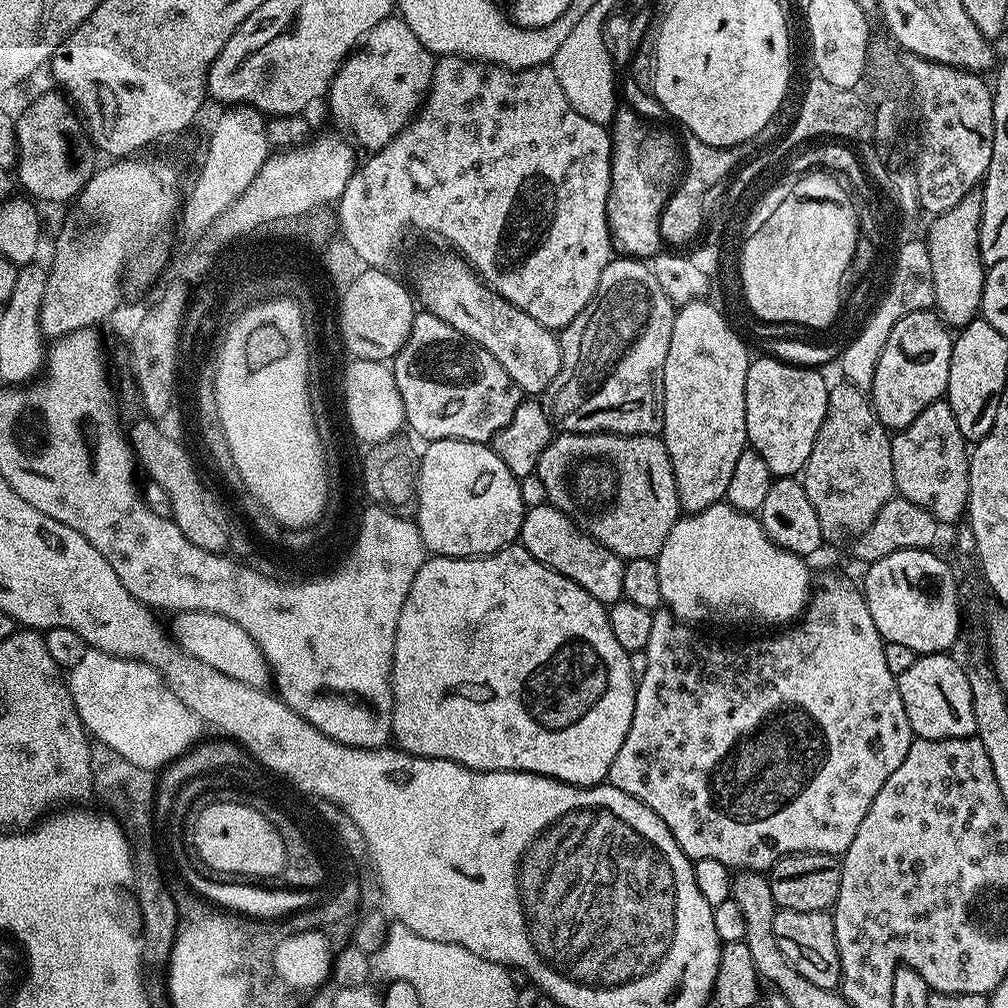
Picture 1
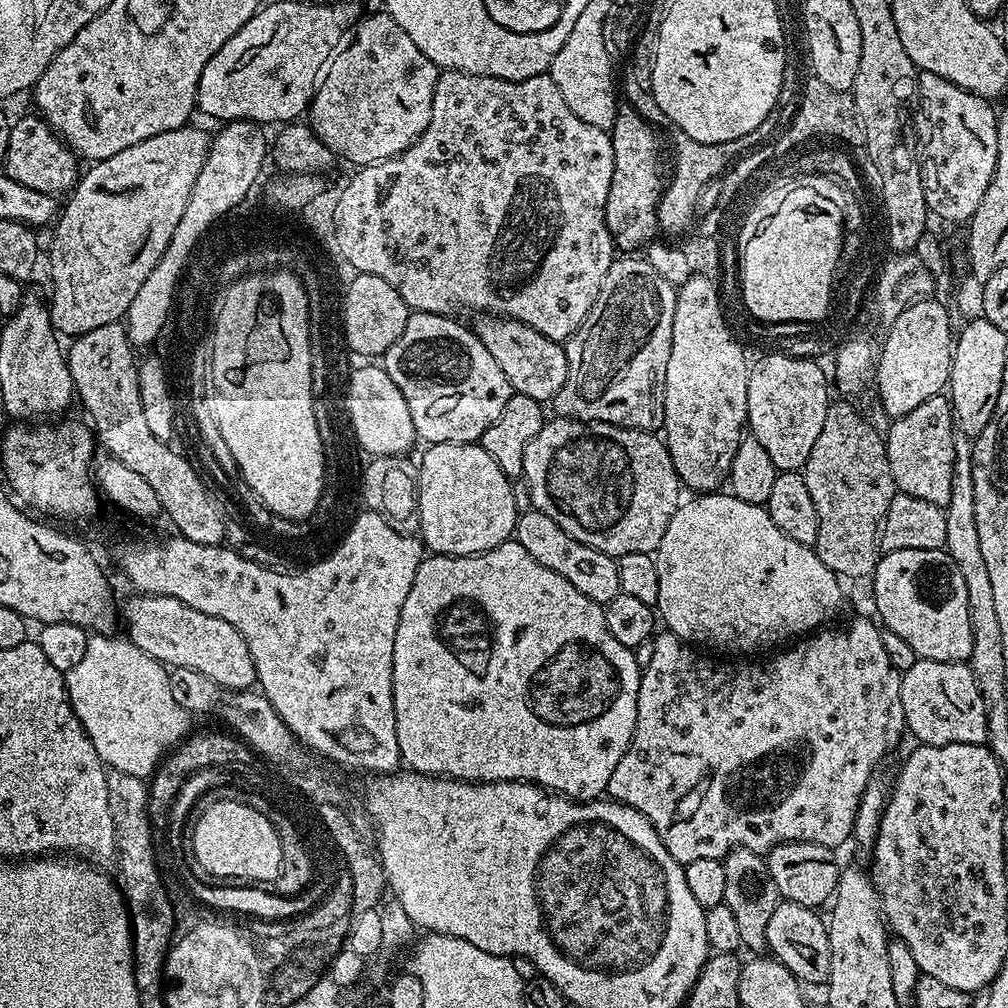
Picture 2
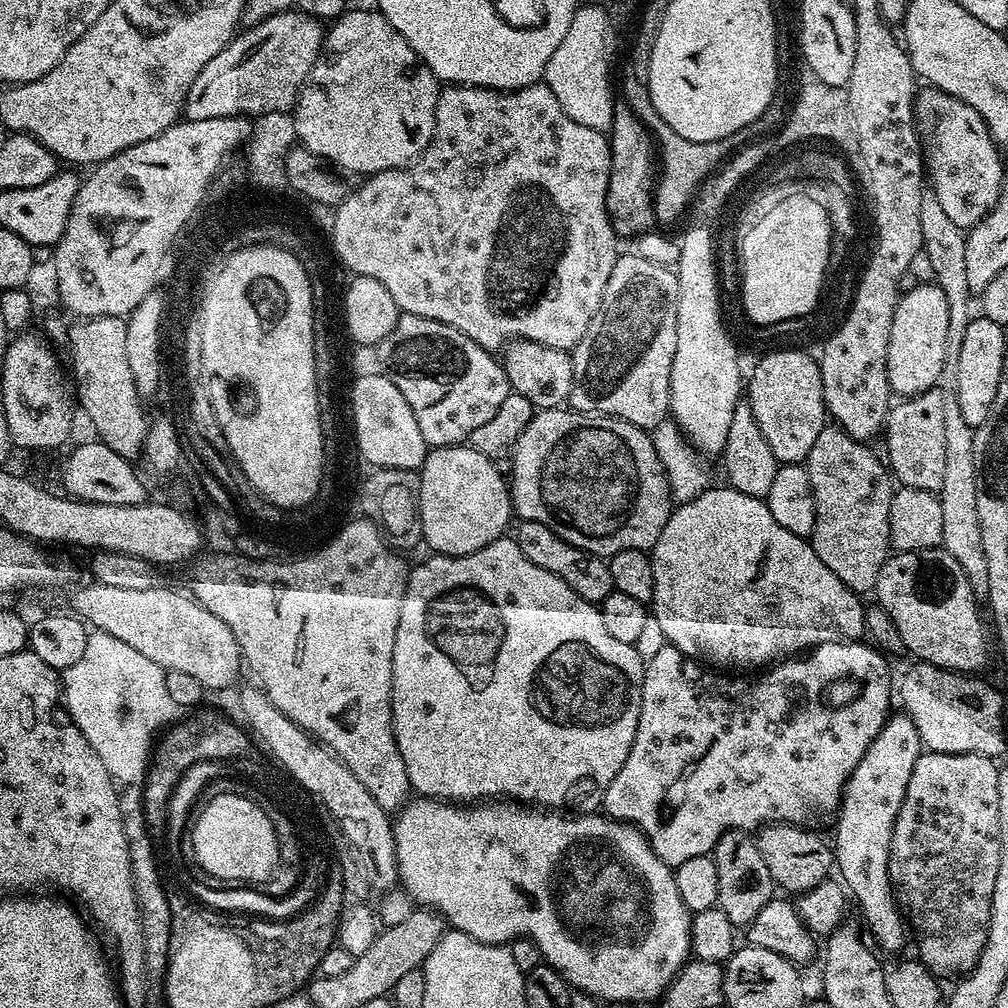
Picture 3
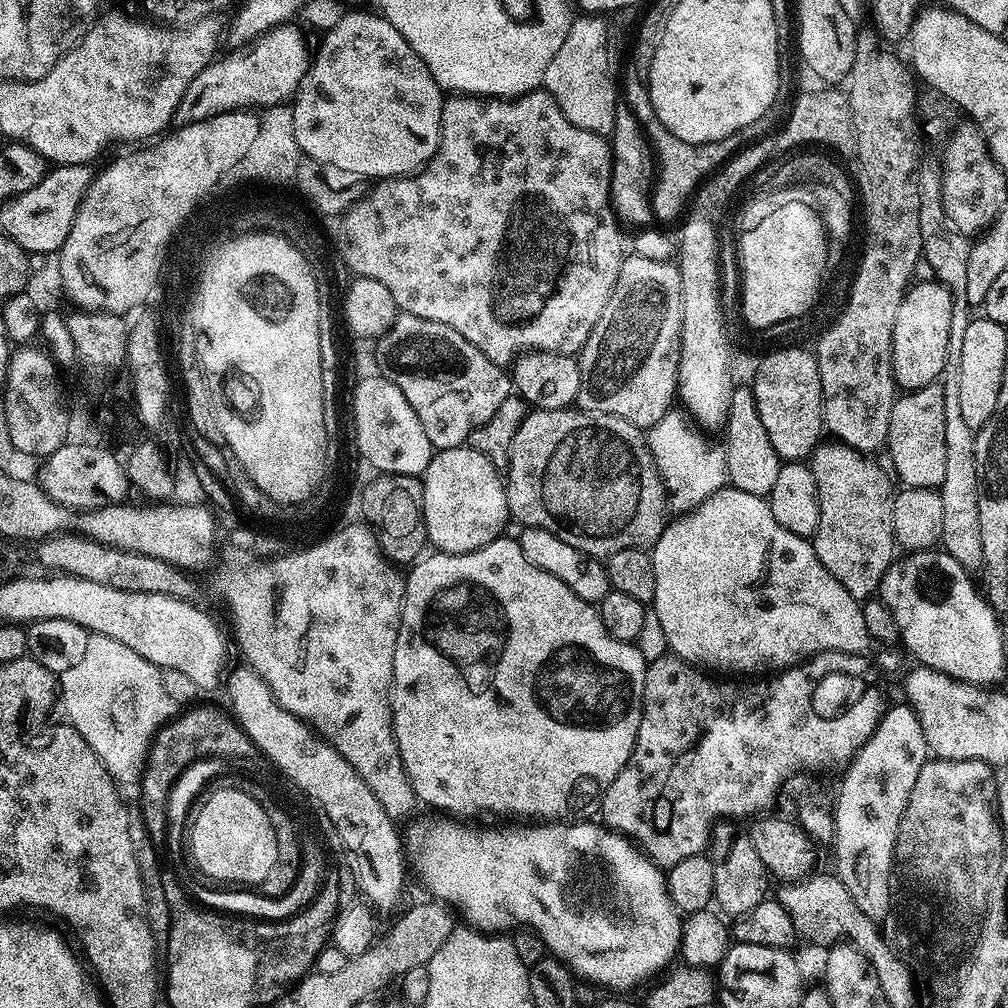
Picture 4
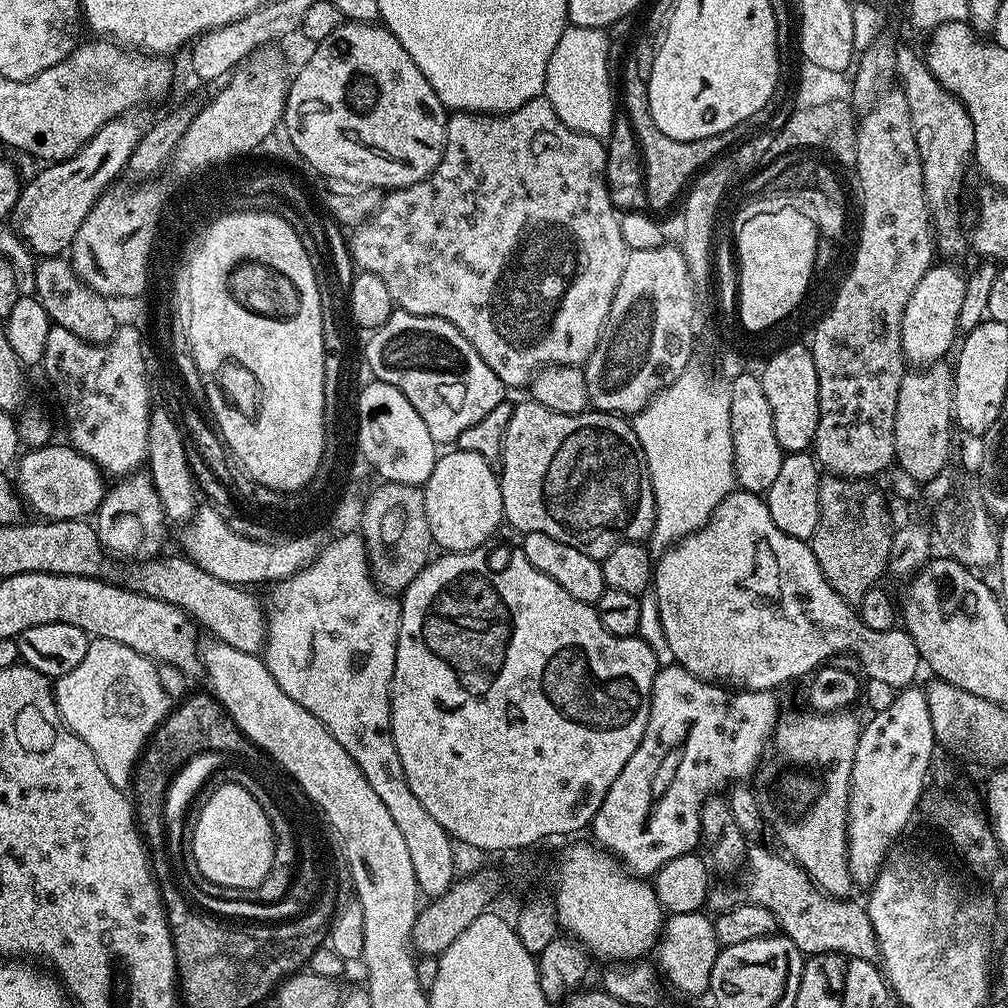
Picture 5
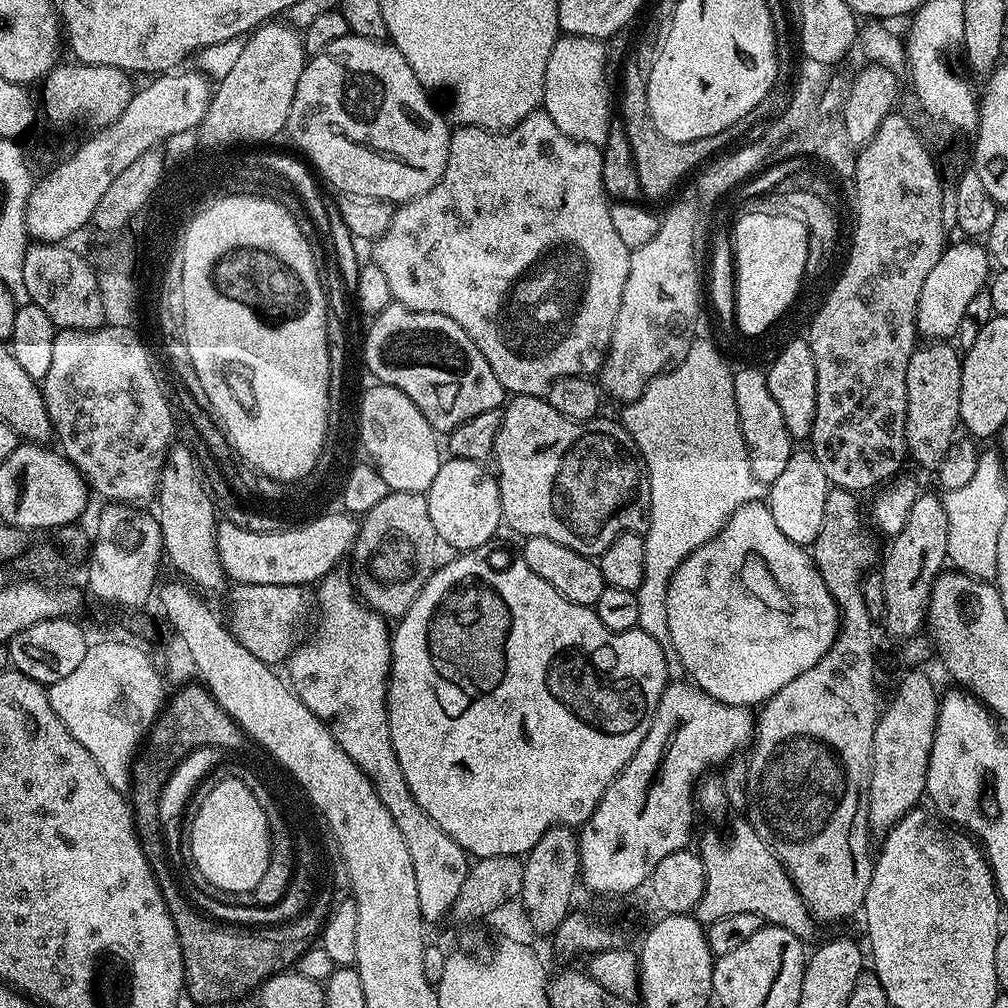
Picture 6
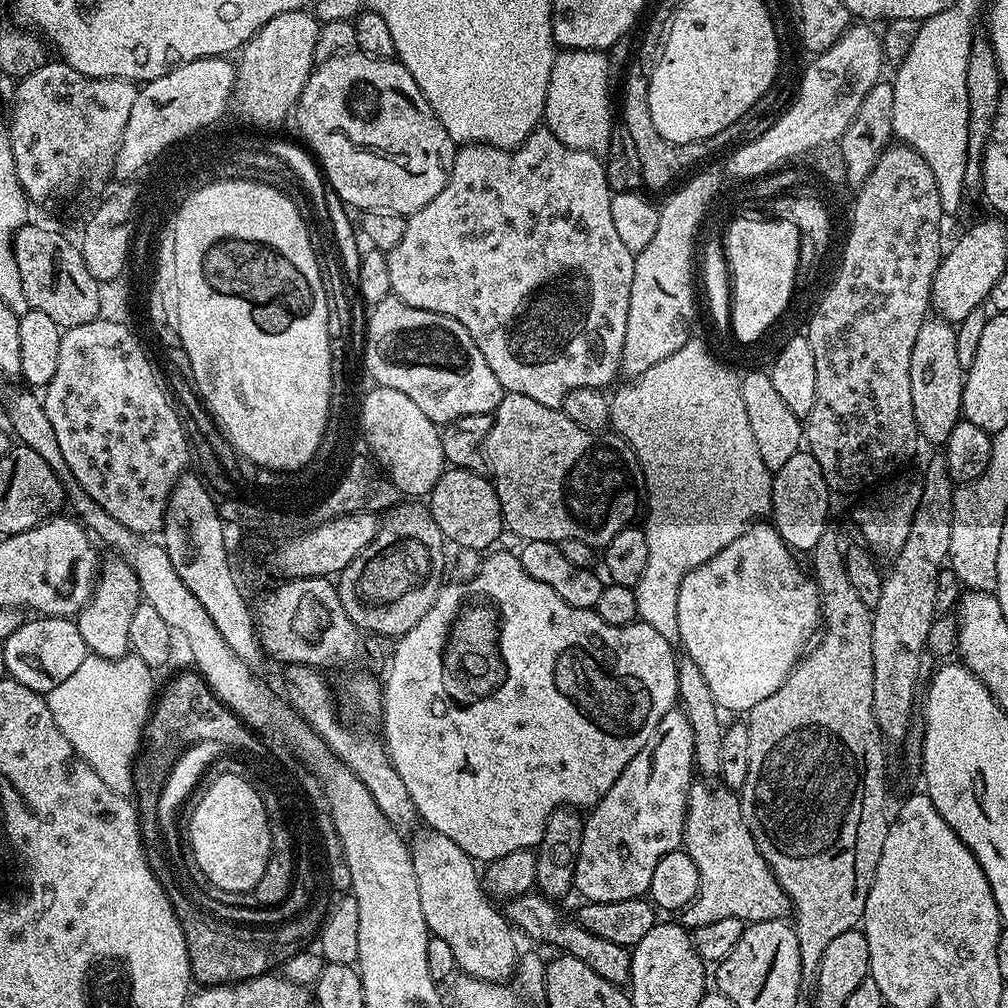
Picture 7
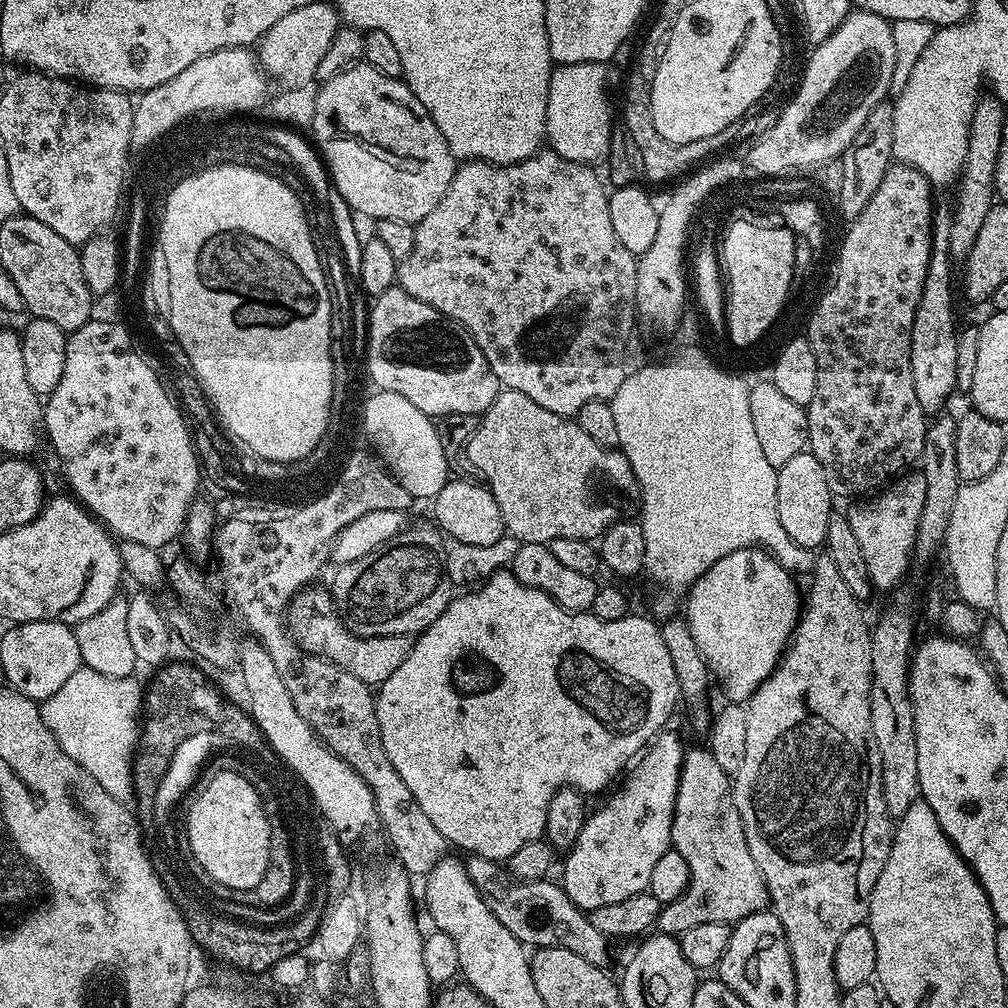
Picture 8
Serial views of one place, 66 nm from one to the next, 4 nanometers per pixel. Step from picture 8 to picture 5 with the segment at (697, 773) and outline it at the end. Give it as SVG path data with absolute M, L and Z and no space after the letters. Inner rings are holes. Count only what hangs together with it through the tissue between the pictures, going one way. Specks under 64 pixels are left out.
M754 846L747 849L746 867L743 869L747 903L766 906L766 910L774 914L777 929L792 939L794 946L798 946L798 950L802 953L839 952L841 956L853 960L879 961L880 947L874 934L874 926L868 917L867 907L863 903L855 904L852 898L830 896L827 892L820 891L799 864L793 862L787 855L776 852Z

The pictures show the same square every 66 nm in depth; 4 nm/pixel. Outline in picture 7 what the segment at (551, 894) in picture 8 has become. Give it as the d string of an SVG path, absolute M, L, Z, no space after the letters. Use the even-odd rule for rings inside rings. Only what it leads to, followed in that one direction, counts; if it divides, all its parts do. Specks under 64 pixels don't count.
M541 894L518 896L509 899L507 904L507 919L519 931L521 928L530 939L541 940L544 944L553 944L556 950L567 954L571 959L586 962L586 966L590 966L590 970L594 970L594 974L602 974L602 978L606 978L606 982L621 986L628 984L628 975L632 965L632 954L629 949L610 942L606 938L598 938L596 934L579 924L575 918L568 917L567 920L566 917L560 916L559 910L555 908L557 905Z

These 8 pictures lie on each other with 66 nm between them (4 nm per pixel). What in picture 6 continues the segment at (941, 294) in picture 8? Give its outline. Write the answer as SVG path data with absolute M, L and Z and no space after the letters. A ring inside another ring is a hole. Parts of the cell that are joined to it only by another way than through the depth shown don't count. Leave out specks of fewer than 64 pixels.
M948 342L925 344L928 344L925 348L924 345L917 347L906 366L906 442L908 443L908 456L916 459L920 464L925 464L928 470L932 470L944 457L958 432L962 356Z

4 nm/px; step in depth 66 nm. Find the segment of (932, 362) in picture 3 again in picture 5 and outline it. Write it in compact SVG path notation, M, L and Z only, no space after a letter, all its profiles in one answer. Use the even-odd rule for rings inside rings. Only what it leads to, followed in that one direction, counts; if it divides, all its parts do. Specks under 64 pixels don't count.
M948 262L933 263L922 282L914 286L910 302L906 302L906 314L902 314L902 350L909 365L927 366L943 361L944 355L948 351L951 353L957 343L958 310L962 310L962 297L966 295L968 282L963 271L960 273L951 266Z

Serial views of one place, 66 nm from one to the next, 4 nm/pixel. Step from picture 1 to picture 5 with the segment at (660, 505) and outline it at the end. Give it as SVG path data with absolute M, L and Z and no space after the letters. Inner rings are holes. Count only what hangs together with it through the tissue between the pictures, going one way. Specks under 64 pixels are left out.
M525 398L510 414L498 475L504 520L512 523L517 533L550 534L550 538L558 538L558 542L566 542L566 546L575 546L582 554L603 561L614 546L647 541L654 530L656 503L644 451L631 423L619 414L595 410L562 414Z

